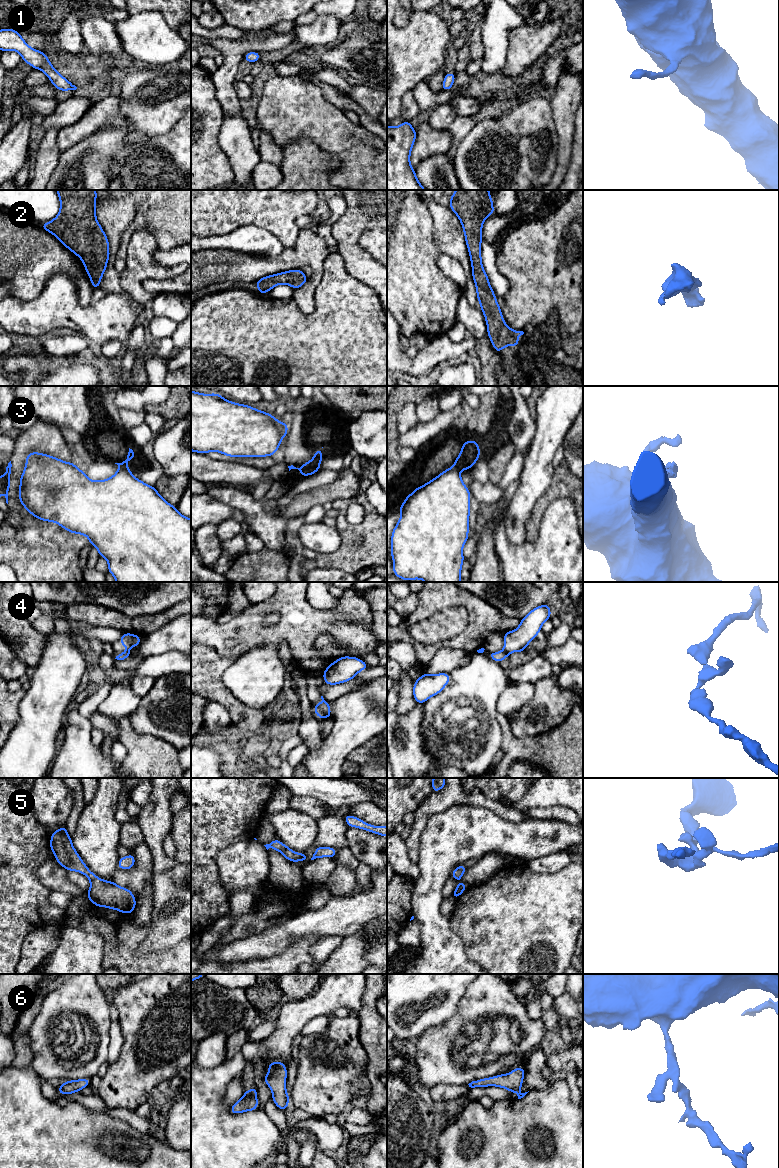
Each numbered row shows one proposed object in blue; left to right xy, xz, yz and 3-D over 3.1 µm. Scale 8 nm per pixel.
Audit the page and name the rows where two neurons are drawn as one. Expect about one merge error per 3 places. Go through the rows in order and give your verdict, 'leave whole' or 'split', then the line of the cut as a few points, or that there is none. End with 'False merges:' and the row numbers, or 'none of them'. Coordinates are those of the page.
1: leave whole; no cut
2: leave whole; no cut
3: split; cut in xy along (119, 466), (126, 467)
4: split; cut in yz along (504, 649), (509, 652)
5: leave whole; no cut
6: leave whole; no cut
False merges: 3, 4

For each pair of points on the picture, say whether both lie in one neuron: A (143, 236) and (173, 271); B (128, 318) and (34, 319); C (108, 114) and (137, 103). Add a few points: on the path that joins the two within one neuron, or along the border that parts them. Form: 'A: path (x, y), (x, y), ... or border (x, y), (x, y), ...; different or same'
A: path (143, 248), (143, 256), (158, 271), (161, 271); same
B: path (105, 318), (73, 318), (69, 315), (57, 315); same
C: border (119, 93), (120, 114), (125, 123), (105, 128); different

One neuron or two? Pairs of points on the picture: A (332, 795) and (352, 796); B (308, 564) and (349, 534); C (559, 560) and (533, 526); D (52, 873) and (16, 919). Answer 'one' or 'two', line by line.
A: one
B: one
C: two
D: two

